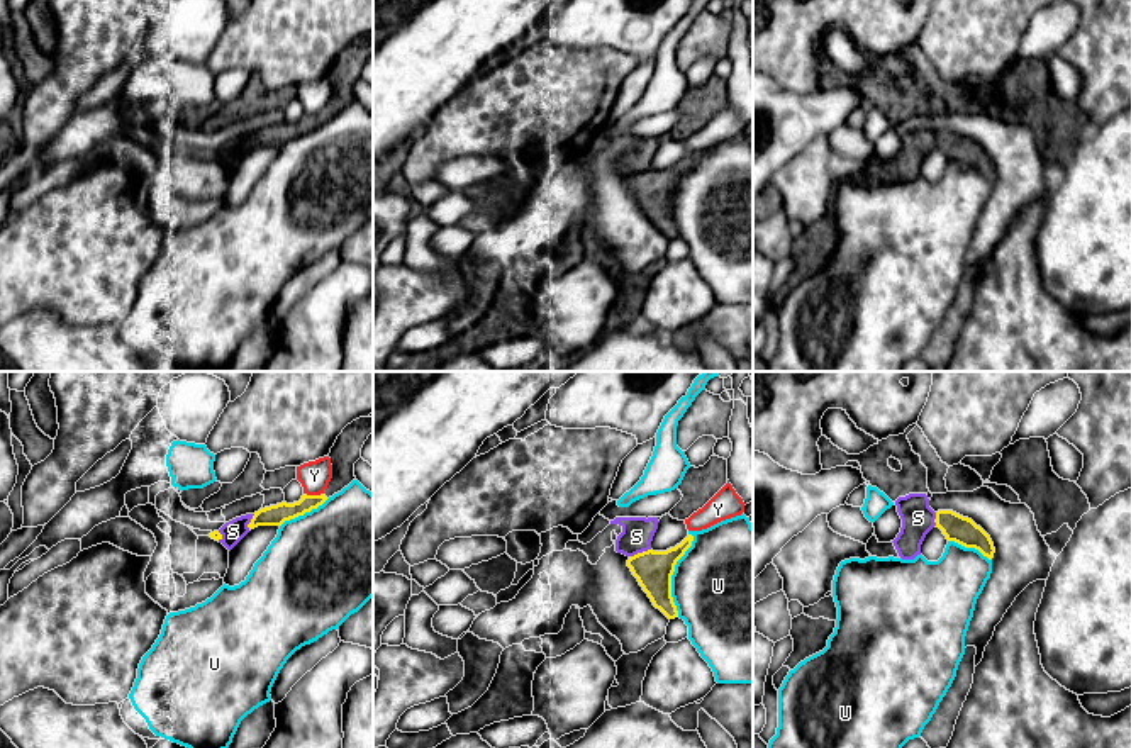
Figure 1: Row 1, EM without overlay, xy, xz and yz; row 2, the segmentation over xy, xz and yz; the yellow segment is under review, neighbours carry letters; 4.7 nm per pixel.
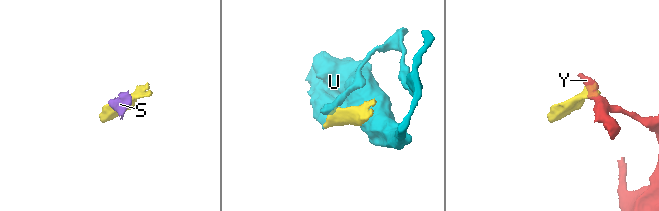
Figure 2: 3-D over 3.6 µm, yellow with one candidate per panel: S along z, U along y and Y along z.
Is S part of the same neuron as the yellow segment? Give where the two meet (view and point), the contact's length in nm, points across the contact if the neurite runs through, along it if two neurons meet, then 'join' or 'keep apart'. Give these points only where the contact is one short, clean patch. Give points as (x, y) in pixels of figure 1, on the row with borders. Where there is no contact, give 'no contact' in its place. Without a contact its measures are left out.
meets yellow in xz at (640, 553); contact 110 nm long; border along xz (650, 548), (629, 557); keep apart

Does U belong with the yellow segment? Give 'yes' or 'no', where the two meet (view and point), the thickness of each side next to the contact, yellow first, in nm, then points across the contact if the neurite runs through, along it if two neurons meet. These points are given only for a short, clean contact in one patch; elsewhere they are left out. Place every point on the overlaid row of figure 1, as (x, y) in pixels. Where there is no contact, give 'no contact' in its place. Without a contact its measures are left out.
no; contact xz (672, 574); calibres 180 and 480 nm

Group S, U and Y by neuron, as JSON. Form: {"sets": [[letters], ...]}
{"sets": [["S"], ["U"], ["Y"]]}

